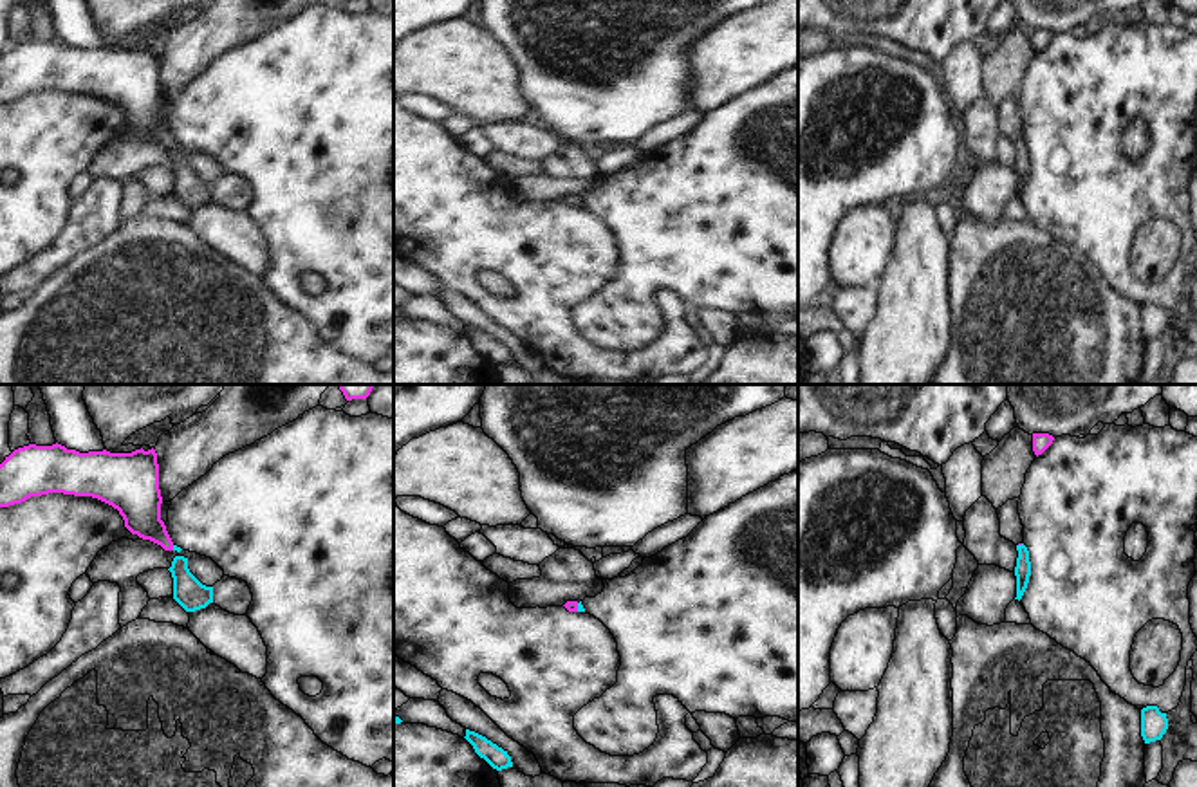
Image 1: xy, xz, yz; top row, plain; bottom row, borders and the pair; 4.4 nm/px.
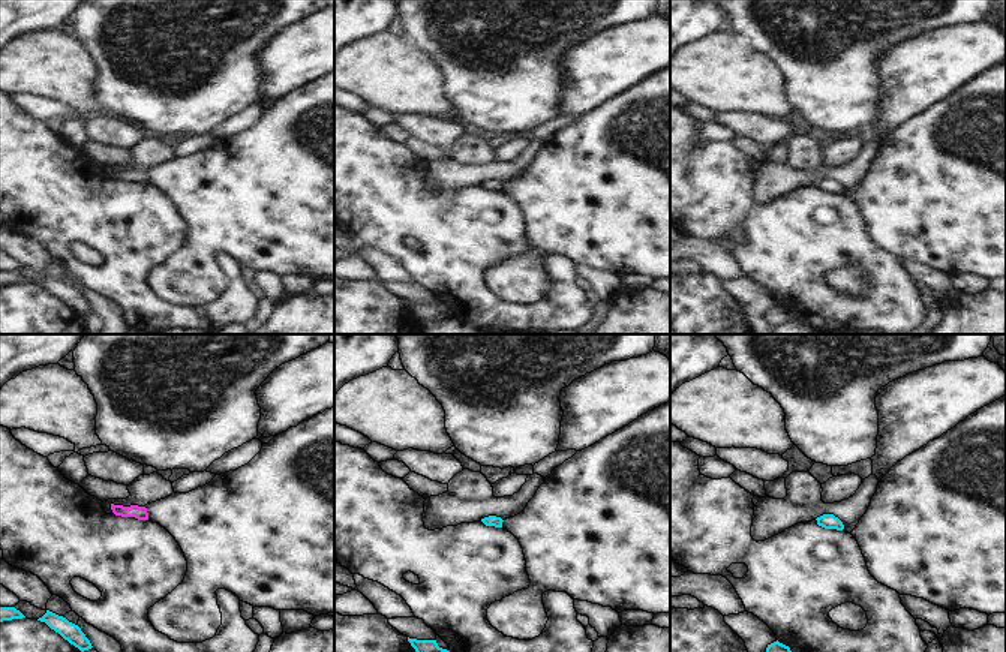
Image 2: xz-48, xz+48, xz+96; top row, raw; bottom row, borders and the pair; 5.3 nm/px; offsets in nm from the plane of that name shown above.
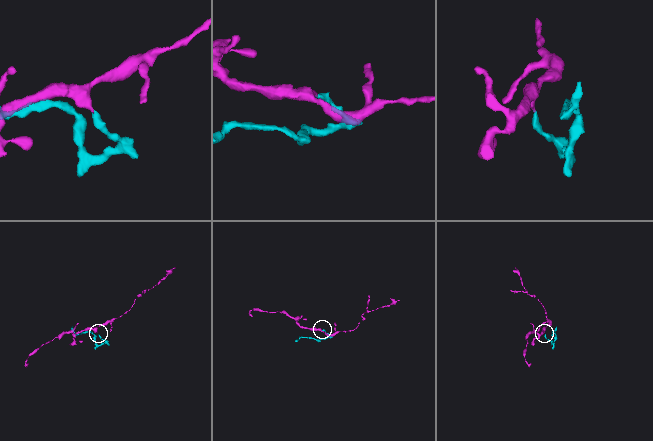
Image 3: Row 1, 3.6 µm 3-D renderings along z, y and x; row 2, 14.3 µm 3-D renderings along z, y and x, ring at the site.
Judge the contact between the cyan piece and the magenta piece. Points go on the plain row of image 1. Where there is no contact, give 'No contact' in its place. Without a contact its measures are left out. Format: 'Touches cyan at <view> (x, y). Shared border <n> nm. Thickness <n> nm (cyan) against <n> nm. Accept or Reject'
Touches cyan at xz (578, 203). Shared border 40 nm. Thickness 30 nm (cyan) against 50 nm. Accept

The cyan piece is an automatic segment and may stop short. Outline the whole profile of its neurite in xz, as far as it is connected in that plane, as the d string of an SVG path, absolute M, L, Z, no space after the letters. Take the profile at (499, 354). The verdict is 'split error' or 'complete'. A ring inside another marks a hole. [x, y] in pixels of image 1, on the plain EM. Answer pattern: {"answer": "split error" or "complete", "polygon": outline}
{"answer": "complete", "polygon": "M466 325L464 332L475 345L475 348L484 354L493 365L502 366L513 363L511 352L507 347L487 336L486 332Z"}

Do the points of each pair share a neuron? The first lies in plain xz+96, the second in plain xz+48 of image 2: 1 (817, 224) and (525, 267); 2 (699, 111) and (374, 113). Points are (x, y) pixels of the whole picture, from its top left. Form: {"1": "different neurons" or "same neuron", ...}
{"1": "different neurons", "2": "same neuron"}

